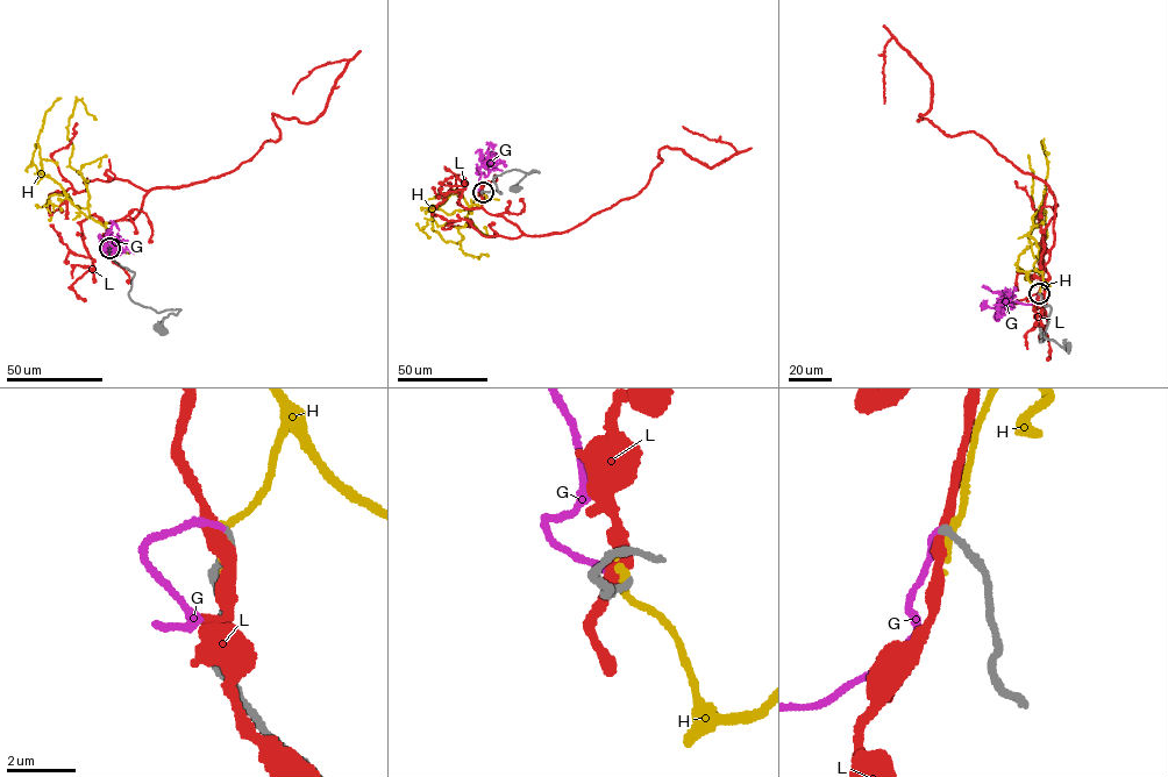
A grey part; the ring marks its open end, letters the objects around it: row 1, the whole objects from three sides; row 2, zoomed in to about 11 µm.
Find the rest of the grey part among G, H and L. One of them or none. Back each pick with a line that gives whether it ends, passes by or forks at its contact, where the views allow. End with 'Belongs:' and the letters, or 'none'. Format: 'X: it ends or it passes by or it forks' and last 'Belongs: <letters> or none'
G: it ends
Belongs: G

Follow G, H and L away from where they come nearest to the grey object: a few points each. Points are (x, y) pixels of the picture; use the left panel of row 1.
G: (109, 248), (106, 252), (100, 235), (112, 237), (109, 234), (120, 248), (134, 254)
H: (109, 248), (107, 229), (90, 215), (87, 185), (70, 165), (68, 126), (75, 102), (79, 99), (97, 119)
L: (109, 248), (105, 225), (149, 191), (279, 138), (272, 113), (315, 120), (347, 61), (293, 93)

